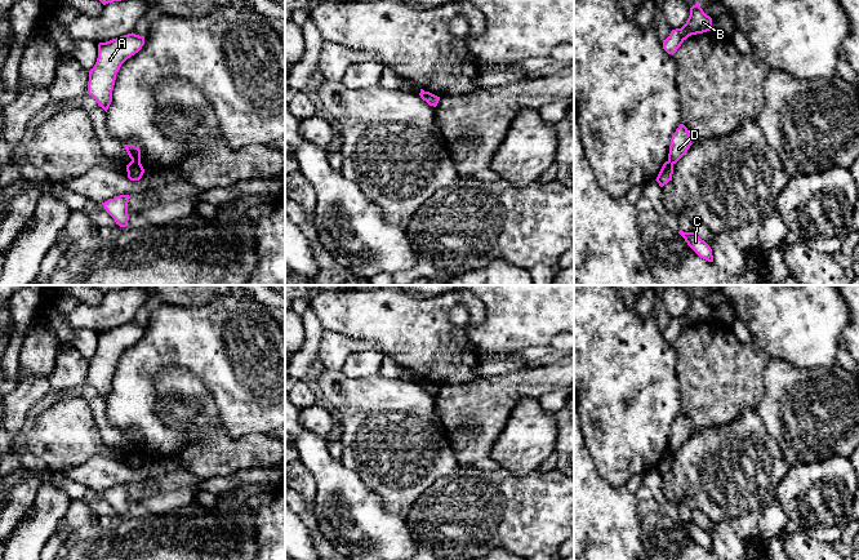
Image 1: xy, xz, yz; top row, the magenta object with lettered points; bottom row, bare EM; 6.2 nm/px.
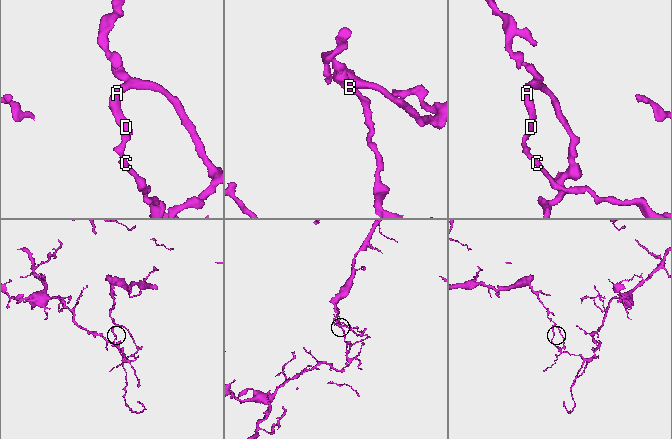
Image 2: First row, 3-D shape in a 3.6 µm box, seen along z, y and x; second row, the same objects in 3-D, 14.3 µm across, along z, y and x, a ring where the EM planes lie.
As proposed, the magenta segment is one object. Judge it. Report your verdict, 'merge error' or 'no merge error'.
merge error

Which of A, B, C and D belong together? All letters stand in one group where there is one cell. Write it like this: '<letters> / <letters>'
A B D / C

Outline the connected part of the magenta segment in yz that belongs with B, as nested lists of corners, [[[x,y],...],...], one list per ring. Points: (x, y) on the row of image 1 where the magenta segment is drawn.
[[[695,4],[690,8],[686,23],[681,28],[672,30],[663,40],[663,49],[673,55],[689,36],[711,31],[711,28],[712,18],[703,12],[699,4]]]

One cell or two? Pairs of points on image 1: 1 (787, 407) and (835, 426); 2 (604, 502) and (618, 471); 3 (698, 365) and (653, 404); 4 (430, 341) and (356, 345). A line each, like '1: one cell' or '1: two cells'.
1: one cell
2: two cells
3: two cells
4: two cells

